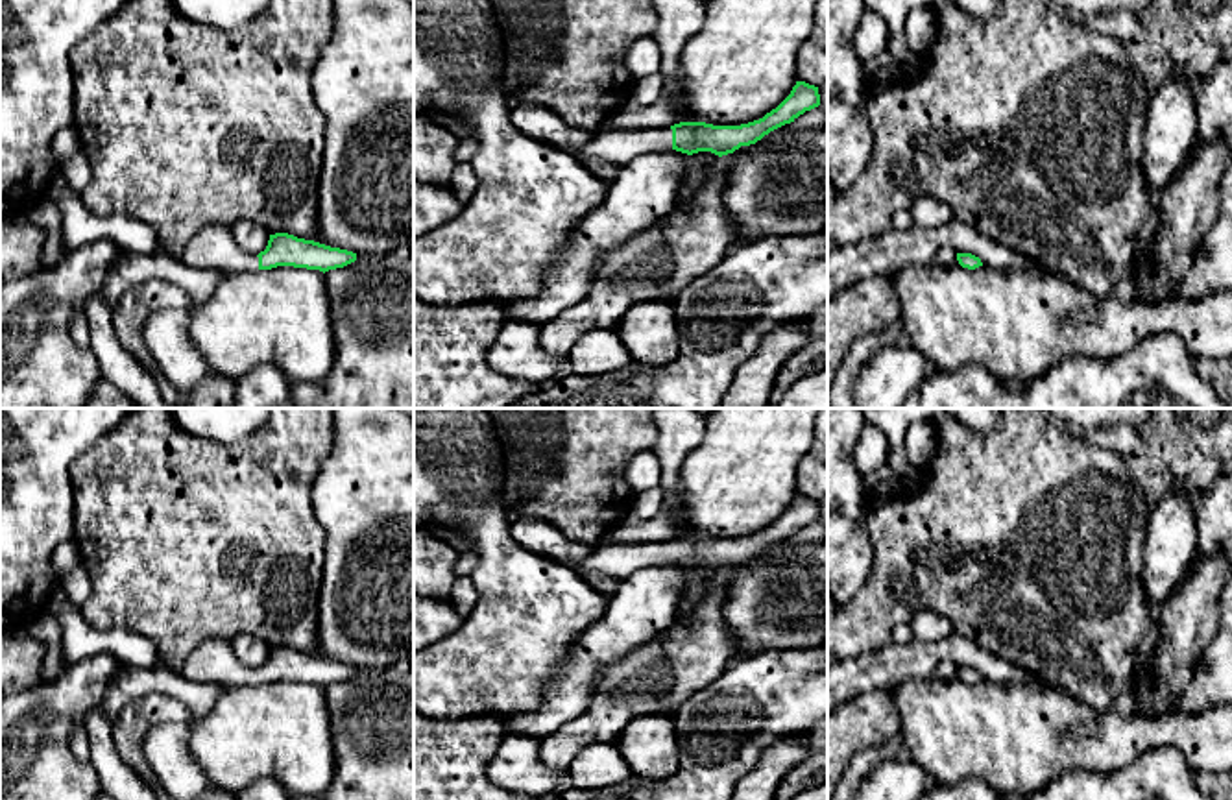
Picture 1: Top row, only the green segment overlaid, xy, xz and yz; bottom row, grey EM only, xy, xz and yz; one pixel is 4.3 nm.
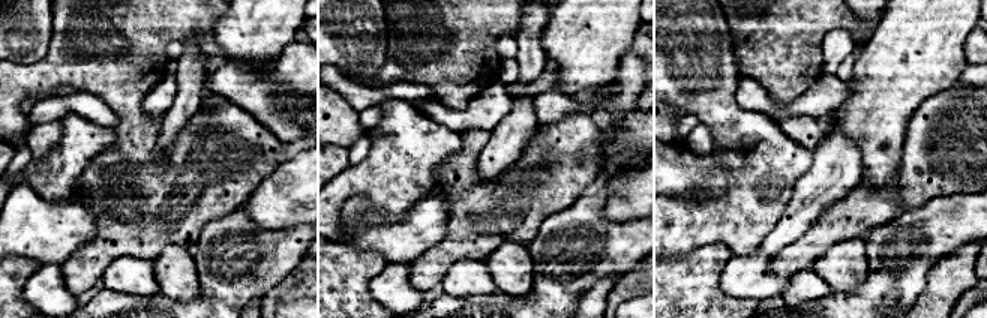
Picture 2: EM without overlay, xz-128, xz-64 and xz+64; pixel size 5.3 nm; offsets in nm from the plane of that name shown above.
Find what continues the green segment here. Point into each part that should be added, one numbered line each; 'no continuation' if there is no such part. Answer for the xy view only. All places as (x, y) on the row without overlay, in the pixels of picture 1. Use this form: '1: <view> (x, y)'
1: xy (213, 660)

